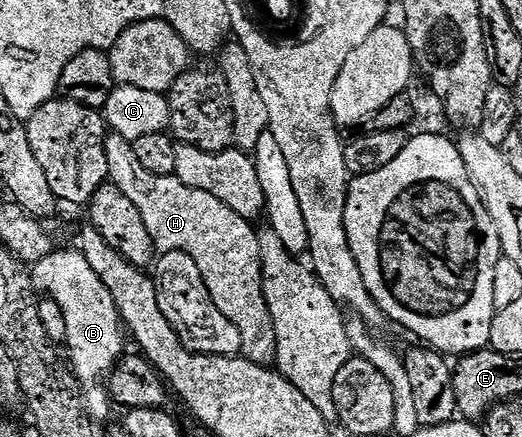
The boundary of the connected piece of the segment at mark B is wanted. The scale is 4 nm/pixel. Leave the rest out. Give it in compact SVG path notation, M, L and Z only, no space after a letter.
M78 249L52 251L49 257L34 264L33 278L36 288L46 293L53 301L57 301L57 305L61 305L61 313L65 313L67 330L65 347L66 350L71 350L70 366L75 369L91 367L91 379L95 383L89 381L83 383L83 399L87 402L87 414L95 421L109 418L113 400L111 392L103 382L105 376L115 368L116 363L125 354L123 348L125 328L123 320L119 318L119 310L113 297L109 297L109 289L105 289L101 277L93 273L93 265L85 261L82 251Z

